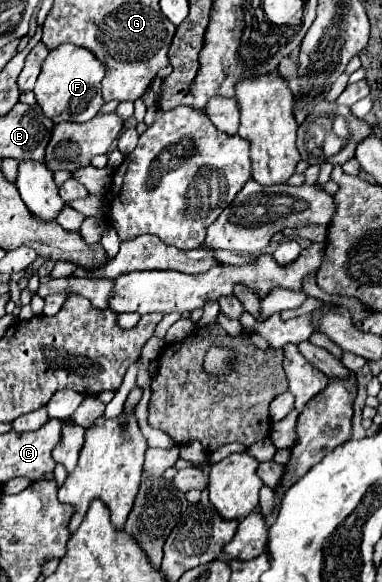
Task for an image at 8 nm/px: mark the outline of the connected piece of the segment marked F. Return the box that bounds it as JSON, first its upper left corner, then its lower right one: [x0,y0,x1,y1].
[34,45,104,123]

